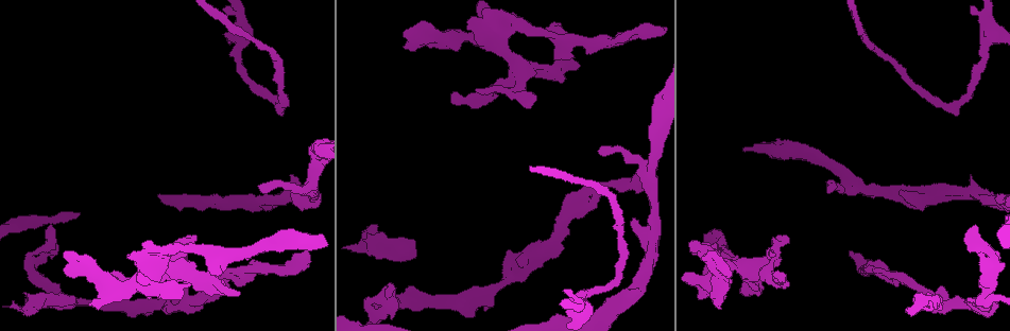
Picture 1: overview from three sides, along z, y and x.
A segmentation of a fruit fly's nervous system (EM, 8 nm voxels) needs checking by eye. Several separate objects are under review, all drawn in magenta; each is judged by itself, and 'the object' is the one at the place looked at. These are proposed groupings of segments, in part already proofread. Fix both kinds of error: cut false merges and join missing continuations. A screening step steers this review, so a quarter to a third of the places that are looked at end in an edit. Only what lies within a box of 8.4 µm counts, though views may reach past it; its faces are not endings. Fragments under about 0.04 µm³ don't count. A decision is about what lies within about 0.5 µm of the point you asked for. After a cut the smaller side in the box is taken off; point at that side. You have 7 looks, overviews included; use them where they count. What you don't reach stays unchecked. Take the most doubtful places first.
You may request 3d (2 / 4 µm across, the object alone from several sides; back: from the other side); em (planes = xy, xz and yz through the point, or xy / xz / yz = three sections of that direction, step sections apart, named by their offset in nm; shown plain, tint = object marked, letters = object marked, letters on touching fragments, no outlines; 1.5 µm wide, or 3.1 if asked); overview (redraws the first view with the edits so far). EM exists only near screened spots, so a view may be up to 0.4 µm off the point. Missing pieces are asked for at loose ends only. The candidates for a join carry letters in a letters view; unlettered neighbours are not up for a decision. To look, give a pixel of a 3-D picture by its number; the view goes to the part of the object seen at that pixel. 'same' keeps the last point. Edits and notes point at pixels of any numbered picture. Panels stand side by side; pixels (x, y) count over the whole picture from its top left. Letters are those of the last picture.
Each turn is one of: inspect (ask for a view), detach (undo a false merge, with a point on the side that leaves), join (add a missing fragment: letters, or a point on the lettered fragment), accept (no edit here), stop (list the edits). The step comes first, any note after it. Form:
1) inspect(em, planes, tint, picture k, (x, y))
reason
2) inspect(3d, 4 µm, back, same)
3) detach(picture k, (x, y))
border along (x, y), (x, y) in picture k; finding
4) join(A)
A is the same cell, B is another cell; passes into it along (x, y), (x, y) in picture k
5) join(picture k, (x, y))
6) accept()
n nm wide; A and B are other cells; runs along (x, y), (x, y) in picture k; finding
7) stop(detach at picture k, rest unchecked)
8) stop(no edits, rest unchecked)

inspect(em, xy, step 4, letters, picture 1, (632, 33))
an open end

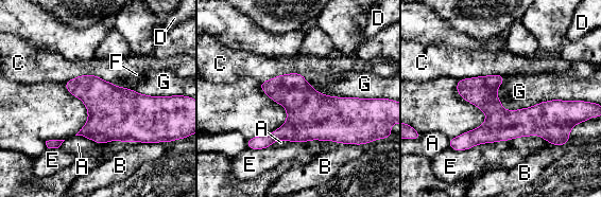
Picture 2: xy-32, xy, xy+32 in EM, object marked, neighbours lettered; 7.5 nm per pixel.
accept()
E touches over 750 nm; A, B, C, D, E, F and G are other cells; border along (495, 91), (504, 109), (576, 100) in picture 2; none of them fits

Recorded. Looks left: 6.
inspect(em, xz, step 8, tint, picture 1, (708, 289))
sharp bend

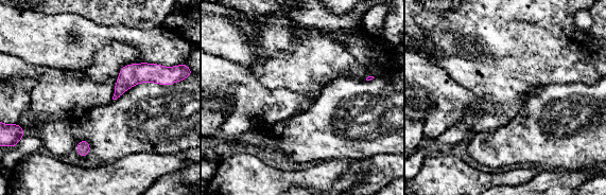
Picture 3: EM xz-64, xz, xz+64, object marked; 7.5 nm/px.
inspect(em, planes, tint, same)
another direction

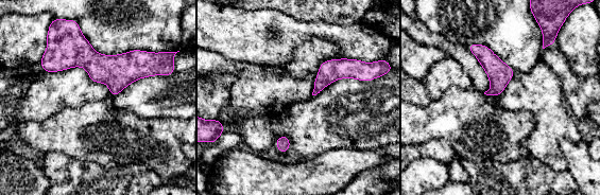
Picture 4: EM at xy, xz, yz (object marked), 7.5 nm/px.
inspect(em, planes, letters, same)

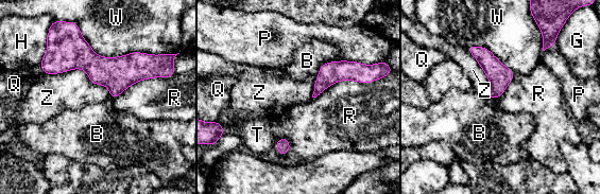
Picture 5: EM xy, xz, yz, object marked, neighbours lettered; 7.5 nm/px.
accept()
B, G, H, P, Q, R, T, W and Z are other cells; border along (47, 74), (83, 69), (110, 96) in picture 5; one cell here

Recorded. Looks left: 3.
inspect(3d, 2 µm, picture 1, (986, 299))
abrupt turn

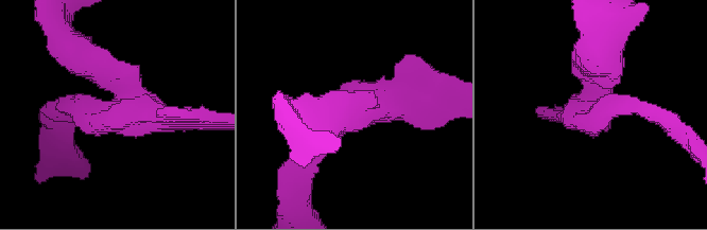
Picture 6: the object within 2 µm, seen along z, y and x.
inspect(em, yz, step 8, tint, picture 6, (372, 110))
3 arms

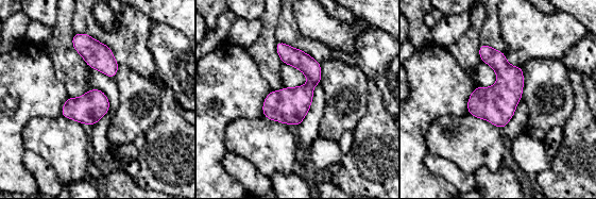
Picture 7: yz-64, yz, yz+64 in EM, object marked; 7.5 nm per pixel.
inspect(em, planes, letters, same)
cut it another way

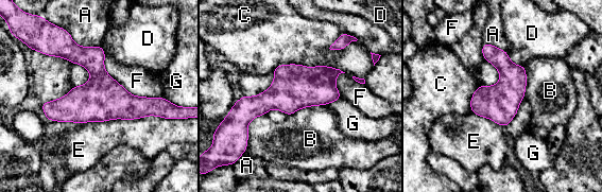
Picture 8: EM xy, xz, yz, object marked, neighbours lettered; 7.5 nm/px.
accept()
A, B, C, D, E, F and G are other cells; border along (327, 104), (304, 106), (288, 116) in picture 8; one cell here

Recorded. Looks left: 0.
stop(no edits, rest unchecked)

